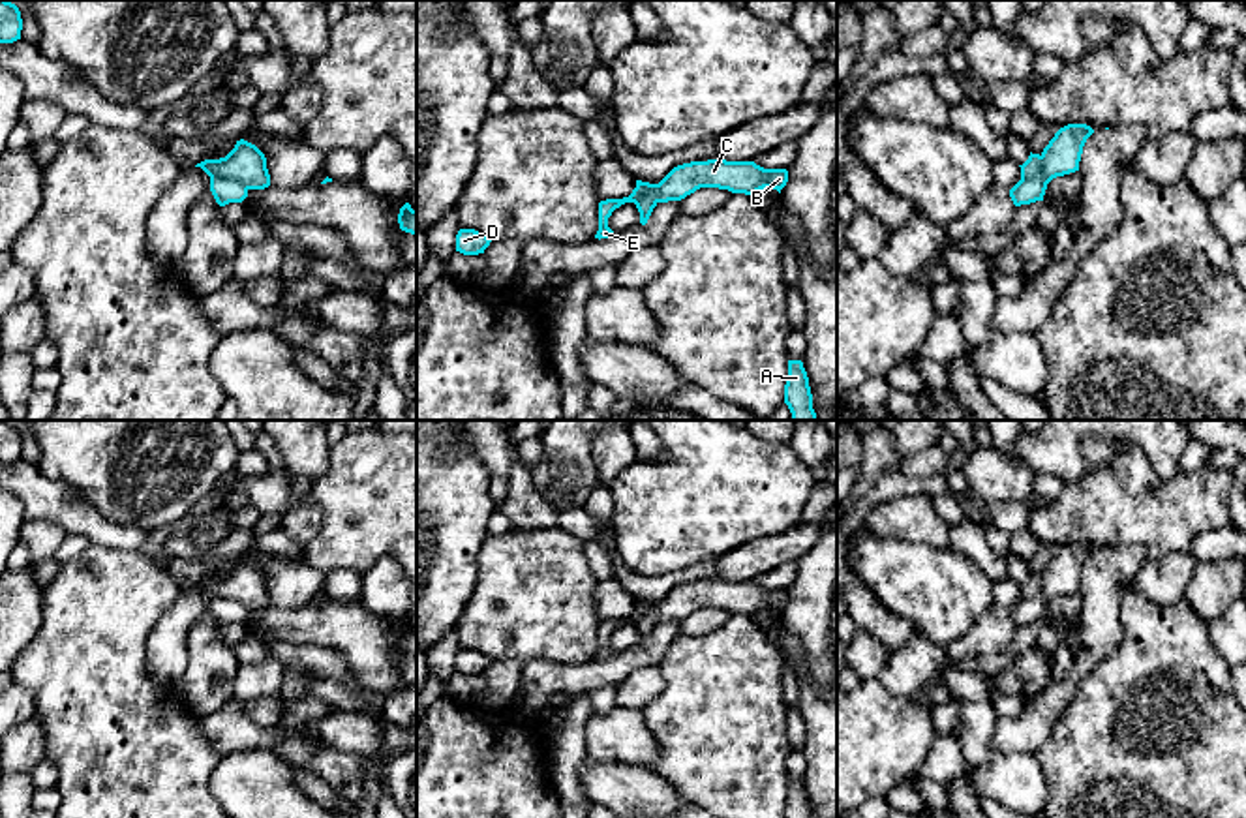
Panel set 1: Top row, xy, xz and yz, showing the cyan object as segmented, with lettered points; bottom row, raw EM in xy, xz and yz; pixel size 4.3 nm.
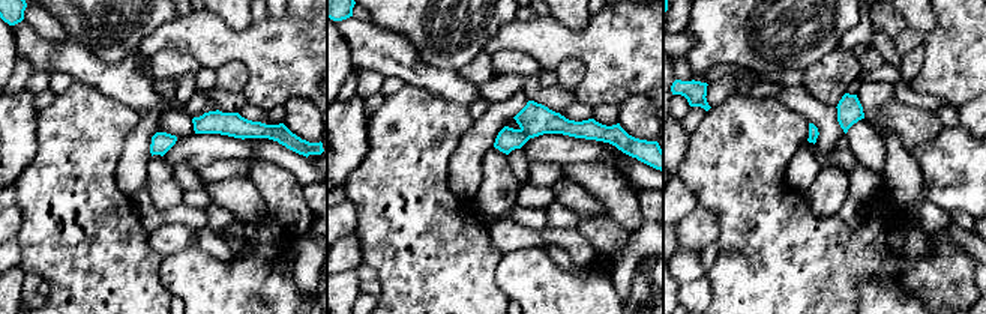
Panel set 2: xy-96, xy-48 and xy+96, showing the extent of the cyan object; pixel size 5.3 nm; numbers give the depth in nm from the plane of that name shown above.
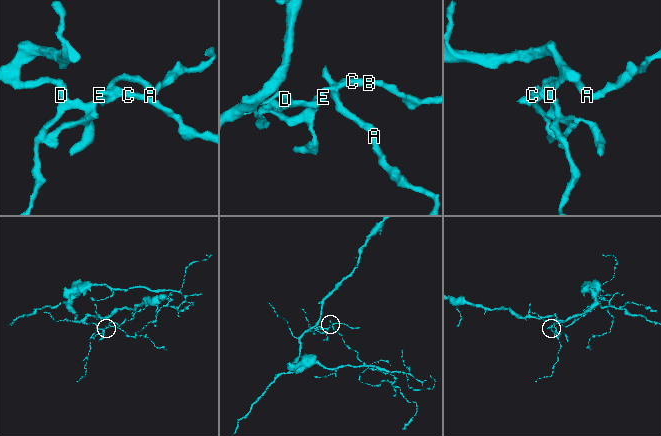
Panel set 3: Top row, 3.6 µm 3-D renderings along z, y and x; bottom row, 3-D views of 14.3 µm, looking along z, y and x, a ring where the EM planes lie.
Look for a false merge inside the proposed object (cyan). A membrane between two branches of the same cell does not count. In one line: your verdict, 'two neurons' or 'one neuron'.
two neurons

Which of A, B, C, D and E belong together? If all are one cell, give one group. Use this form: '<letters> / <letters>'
A / B C D E

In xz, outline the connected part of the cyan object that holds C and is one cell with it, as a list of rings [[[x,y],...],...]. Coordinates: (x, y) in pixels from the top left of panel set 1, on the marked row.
[[[691,161],[674,167],[655,184],[655,197],[657,203],[681,201],[700,188],[719,188],[745,195],[773,188],[781,193],[786,182],[786,169],[764,169],[754,161]]]

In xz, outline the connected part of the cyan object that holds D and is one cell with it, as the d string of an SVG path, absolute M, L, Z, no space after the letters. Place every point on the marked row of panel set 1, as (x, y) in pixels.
M460 229L456 235L456 251L463 255L479 255L490 246L490 238L475 229Z

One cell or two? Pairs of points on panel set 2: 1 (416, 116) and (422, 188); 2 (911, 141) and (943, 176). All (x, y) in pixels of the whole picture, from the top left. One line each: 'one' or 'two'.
1: one
2: two

